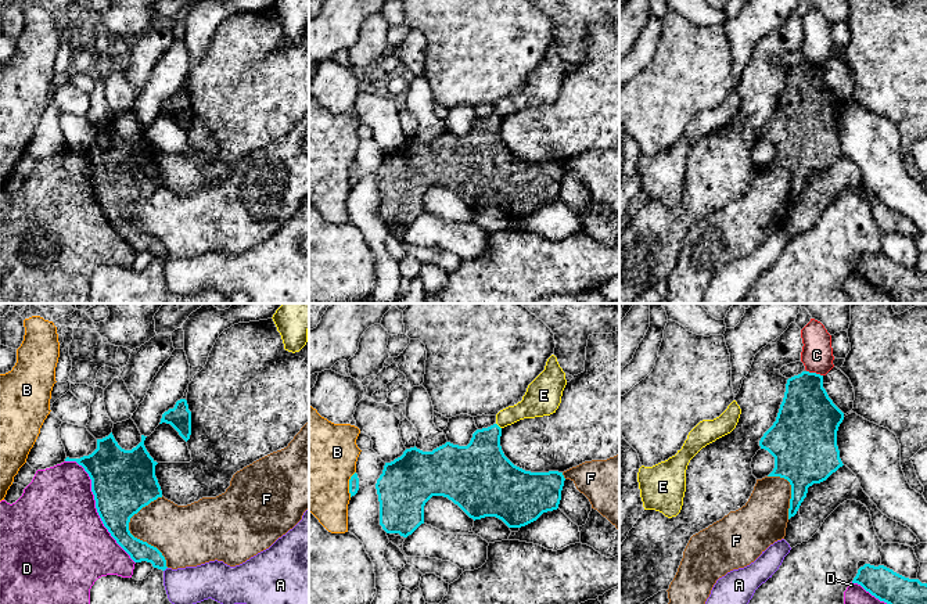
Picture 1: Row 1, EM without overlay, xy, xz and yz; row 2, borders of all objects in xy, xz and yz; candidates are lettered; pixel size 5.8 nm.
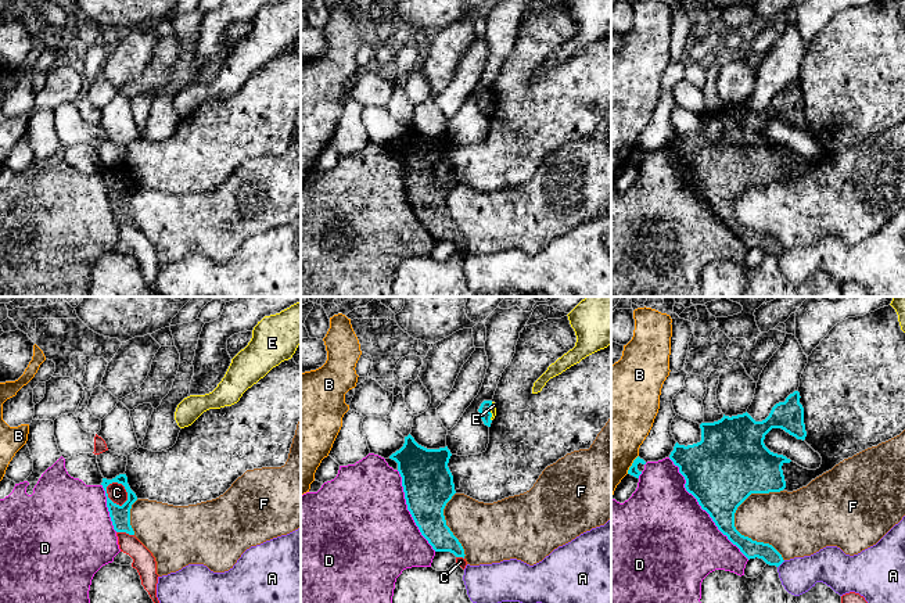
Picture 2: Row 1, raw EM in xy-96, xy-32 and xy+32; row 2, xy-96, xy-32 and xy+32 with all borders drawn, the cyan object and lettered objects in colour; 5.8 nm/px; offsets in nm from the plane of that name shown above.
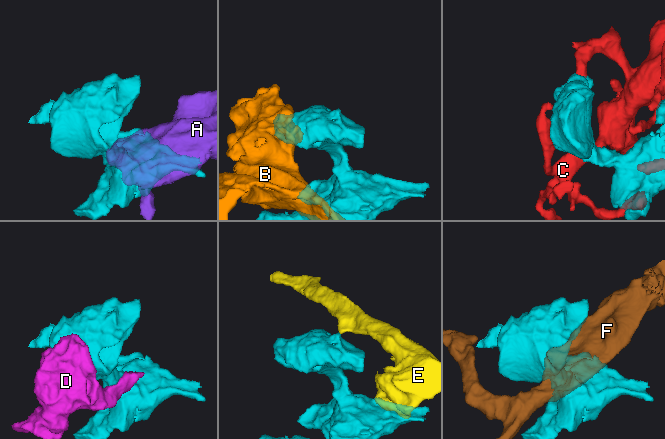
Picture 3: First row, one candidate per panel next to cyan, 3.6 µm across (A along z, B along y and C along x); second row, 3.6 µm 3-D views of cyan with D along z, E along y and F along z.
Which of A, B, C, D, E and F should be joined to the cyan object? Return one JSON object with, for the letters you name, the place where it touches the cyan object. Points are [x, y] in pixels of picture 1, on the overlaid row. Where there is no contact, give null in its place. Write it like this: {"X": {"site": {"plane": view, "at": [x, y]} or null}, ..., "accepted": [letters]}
{"accepted": []}

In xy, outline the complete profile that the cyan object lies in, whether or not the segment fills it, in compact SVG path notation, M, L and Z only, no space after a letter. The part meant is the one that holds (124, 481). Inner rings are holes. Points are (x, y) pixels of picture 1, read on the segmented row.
M111 432L103 439L97 439L97 449L91 454L80 459L67 457L65 461L76 461L89 474L97 513L111 536L130 558L134 562L151 562L154 568L165 571L168 567L162 553L147 542L134 538L129 531L130 518L151 501L162 497L162 490L155 477L155 465L158 463L147 452L144 446L145 438L141 435L141 442L136 447L125 450Z

